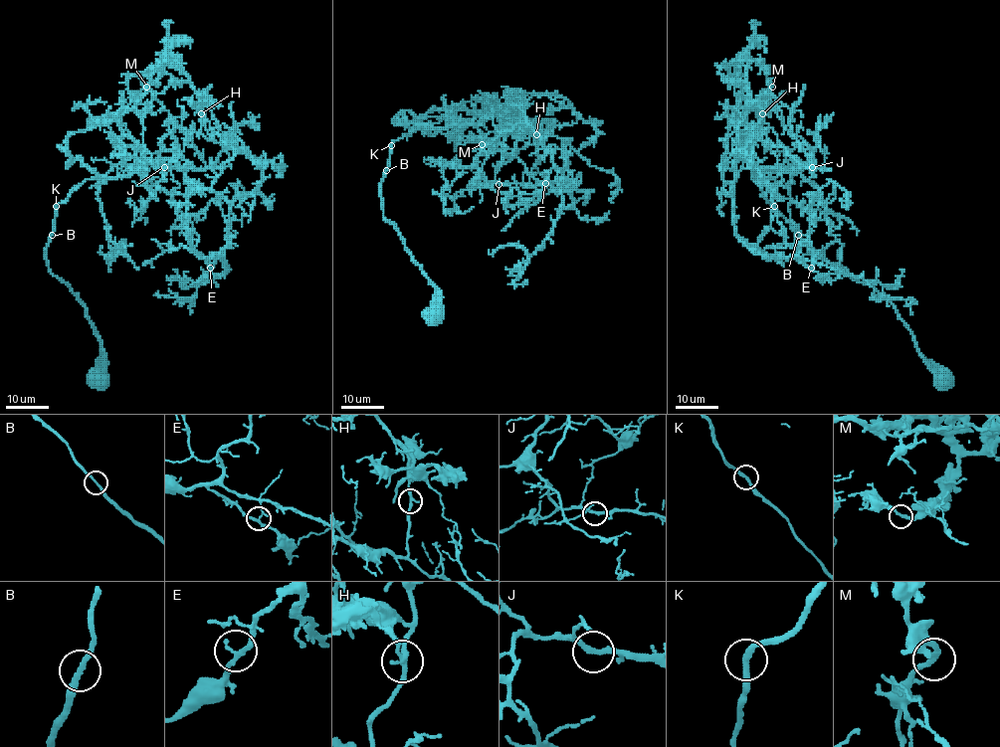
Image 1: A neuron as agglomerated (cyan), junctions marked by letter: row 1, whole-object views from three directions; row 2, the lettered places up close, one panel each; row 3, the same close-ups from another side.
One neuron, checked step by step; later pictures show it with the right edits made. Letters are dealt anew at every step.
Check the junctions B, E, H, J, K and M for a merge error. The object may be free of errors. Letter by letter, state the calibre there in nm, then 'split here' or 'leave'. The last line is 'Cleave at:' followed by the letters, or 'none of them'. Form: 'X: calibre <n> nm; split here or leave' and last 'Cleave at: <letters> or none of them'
B: calibre 200 nm; leave
E: calibre 240 nm; leave
H: calibre 240 nm; leave
J: calibre 240 nm; leave
K: calibre 240 nm; leave
M: calibre 220 nm; leave
Cleave at: none of them

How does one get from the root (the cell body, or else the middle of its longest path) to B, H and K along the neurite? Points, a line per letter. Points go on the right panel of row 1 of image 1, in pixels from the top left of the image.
B: (945, 384), (937, 383), (936, 370), (917, 349), (910, 330), (895, 306), (843, 268), (829, 264), (798, 235)
H: (945, 384), (937, 383), (895, 306), (829, 264), (765, 198), (740, 142), (747, 127), (756, 131), (762, 113)
K: (945, 384), (937, 383), (936, 370), (917, 349), (910, 330), (895, 306), (843, 268), (829, 264), (773, 207)

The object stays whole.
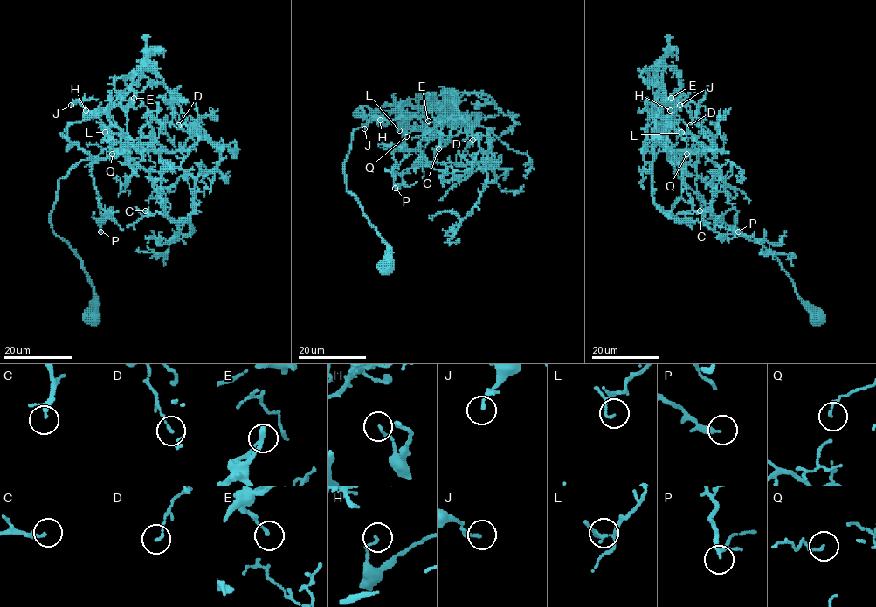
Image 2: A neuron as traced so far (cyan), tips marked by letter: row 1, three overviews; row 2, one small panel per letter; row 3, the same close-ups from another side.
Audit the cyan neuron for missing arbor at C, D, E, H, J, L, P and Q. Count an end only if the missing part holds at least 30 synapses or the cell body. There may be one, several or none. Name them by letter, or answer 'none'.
C

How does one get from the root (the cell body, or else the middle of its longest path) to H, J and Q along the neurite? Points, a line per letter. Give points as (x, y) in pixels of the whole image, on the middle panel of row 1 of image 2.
H: (385, 268), (387, 245), (347, 189), (344, 161), (352, 133), (362, 125), (418, 117), (386, 125), (380, 120)
J: (385, 268), (387, 245), (347, 189), (344, 161), (352, 133), (362, 125), (418, 117), (385, 105), (364, 128)
Q: (385, 268), (387, 245), (347, 189), (344, 161), (352, 133), (373, 120), (417, 117), (423, 125), (406, 136)

